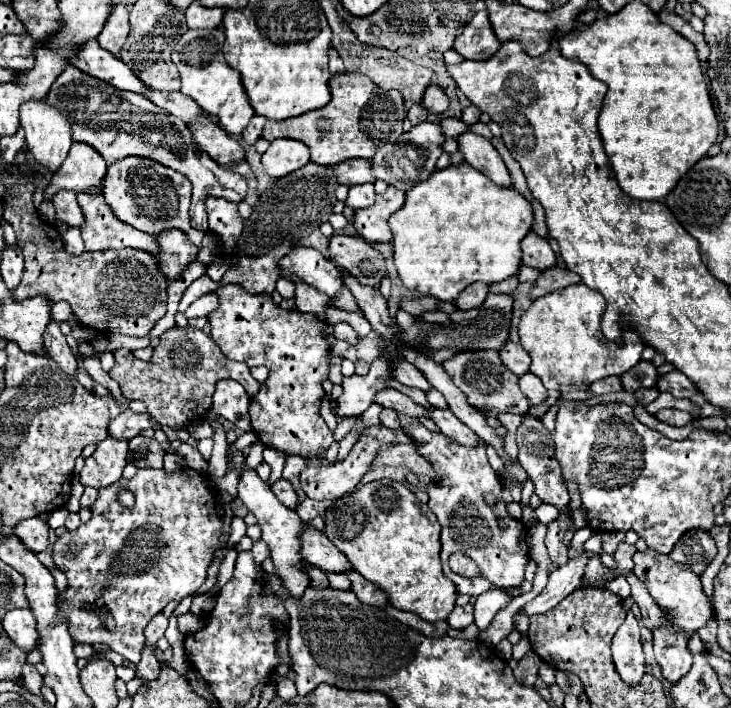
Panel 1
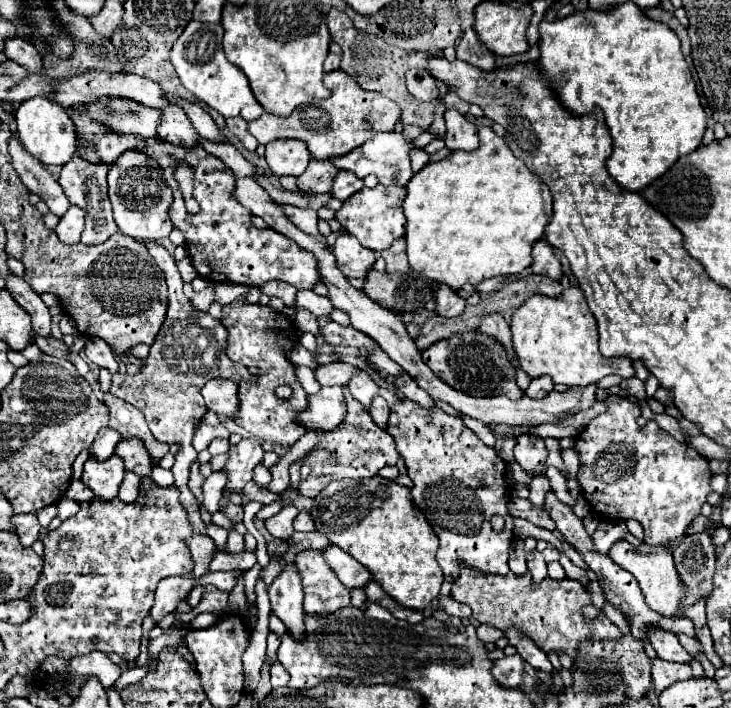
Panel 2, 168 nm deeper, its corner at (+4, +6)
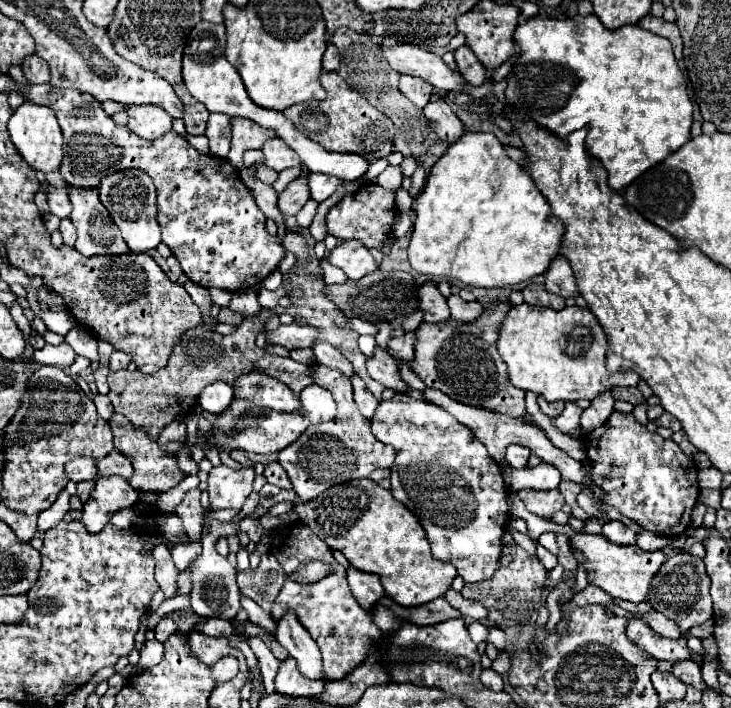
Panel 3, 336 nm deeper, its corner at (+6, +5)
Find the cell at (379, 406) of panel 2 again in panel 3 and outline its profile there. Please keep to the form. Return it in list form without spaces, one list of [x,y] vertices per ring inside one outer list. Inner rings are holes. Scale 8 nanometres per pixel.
[[[353,379],[353,391],[355,391],[355,403],[357,403],[361,415],[373,417],[373,413],[377,411],[377,405],[379,405],[375,395],[365,387],[365,383],[361,379]]]

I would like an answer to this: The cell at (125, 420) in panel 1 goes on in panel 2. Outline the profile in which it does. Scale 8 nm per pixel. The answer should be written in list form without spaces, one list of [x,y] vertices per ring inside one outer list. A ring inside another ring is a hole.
[[[103,428],[103,432],[99,432],[99,438],[95,438],[95,442],[89,448],[89,456],[95,458],[97,462],[107,460],[109,456],[113,456],[115,444],[121,440],[119,432],[111,432],[111,428]]]

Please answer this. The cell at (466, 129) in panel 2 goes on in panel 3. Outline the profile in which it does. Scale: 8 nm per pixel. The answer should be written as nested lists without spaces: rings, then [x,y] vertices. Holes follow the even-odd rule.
[[[437,99],[437,101],[431,101],[425,105],[423,109],[425,117],[429,119],[433,131],[443,139],[443,141],[449,141],[449,143],[455,143],[461,135],[465,135],[465,127],[461,125],[459,117],[453,113],[453,109],[443,101],[443,99]]]

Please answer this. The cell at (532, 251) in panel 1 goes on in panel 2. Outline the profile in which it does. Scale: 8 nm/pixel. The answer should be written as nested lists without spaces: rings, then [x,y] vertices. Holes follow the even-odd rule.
[[[539,240],[533,248],[533,264],[531,264],[533,274],[543,274],[553,280],[561,280],[563,270],[559,258],[553,254],[553,248],[547,244],[547,240]]]

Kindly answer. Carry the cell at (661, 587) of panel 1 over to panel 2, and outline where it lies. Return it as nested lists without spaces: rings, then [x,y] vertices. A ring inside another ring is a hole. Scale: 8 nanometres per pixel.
[[[619,540],[609,548],[609,558],[617,566],[621,566],[623,570],[631,572],[637,578],[637,582],[643,590],[645,602],[651,610],[655,610],[663,616],[675,616],[677,612],[683,610],[683,604],[681,604],[683,602],[683,584],[679,584],[679,580],[677,580],[677,572],[675,572],[675,564],[673,564],[669,548],[649,546],[649,544],[633,546],[625,540]]]

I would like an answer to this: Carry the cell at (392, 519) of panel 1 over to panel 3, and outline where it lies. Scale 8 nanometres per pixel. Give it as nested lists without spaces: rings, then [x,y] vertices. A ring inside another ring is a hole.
[[[355,479],[355,481],[341,483],[341,485],[333,485],[325,493],[321,493],[319,497],[315,497],[313,501],[301,503],[297,515],[329,547],[339,549],[353,567],[357,567],[359,571],[377,573],[383,579],[385,593],[395,603],[399,603],[403,607],[419,607],[419,605],[425,605],[425,603],[429,603],[429,601],[445,595],[445,591],[451,587],[451,581],[457,577],[453,565],[437,561],[431,555],[425,529],[421,527],[421,523],[417,521],[417,517],[409,509],[405,509],[405,505],[401,505],[391,495],[391,491],[383,489],[379,483],[375,483],[371,479]]]

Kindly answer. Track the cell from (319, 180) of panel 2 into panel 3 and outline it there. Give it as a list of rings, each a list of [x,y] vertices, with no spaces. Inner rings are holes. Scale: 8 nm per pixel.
[[[307,169],[301,171],[297,179],[293,179],[287,189],[279,195],[279,209],[287,215],[295,215],[301,211],[301,207],[309,201],[309,185],[305,185],[305,173]]]

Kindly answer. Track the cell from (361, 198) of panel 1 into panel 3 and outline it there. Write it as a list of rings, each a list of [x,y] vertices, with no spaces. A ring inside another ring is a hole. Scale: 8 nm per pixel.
[[[309,173],[309,189],[311,189],[311,199],[315,201],[325,201],[331,197],[337,189],[343,189],[345,193],[355,193],[357,189],[363,187],[363,181],[341,181],[333,175],[323,175],[323,173]]]

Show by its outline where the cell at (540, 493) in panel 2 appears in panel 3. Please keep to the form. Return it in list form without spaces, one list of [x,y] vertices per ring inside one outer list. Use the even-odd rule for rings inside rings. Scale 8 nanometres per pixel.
[[[541,463],[539,467],[533,469],[503,467],[503,477],[511,491],[521,491],[521,489],[549,491],[549,489],[557,489],[561,483],[561,473],[547,463]]]

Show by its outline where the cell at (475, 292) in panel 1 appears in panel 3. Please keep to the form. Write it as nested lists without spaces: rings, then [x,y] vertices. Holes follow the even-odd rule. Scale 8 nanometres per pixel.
[[[427,281],[419,289],[419,307],[423,309],[423,319],[427,323],[447,321],[451,317],[449,307],[447,307],[447,299],[439,293],[439,289],[433,281]]]

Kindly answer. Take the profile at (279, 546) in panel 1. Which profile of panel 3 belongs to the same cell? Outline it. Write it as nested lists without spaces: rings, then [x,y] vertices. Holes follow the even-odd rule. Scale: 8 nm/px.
[[[285,613],[281,621],[277,621],[275,631],[277,641],[297,659],[299,671],[309,679],[323,677],[323,665],[321,665],[321,651],[317,643],[309,637],[309,631],[293,617],[293,613]]]

